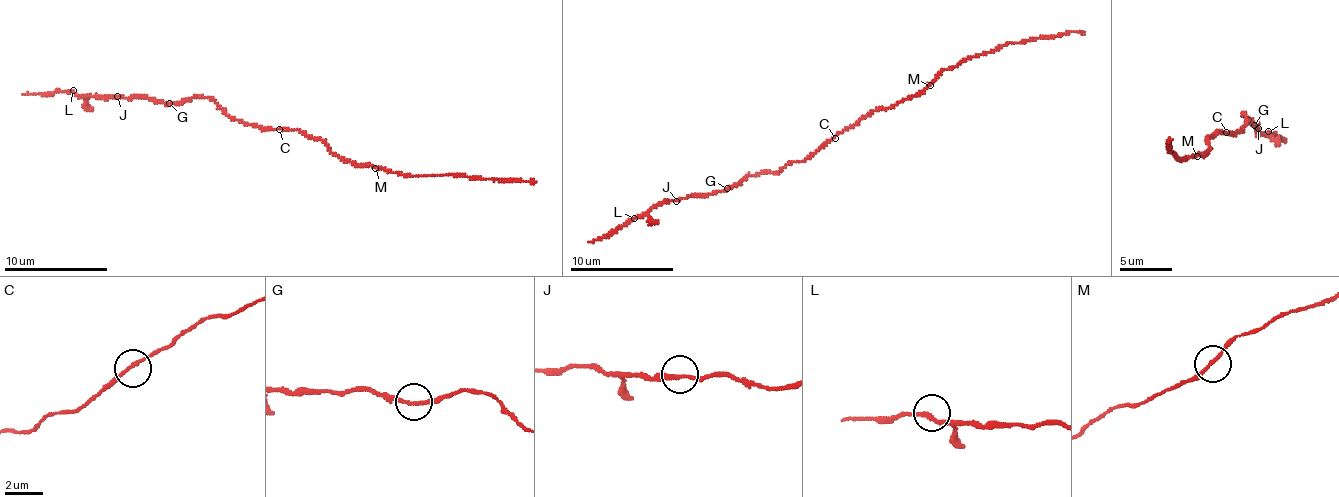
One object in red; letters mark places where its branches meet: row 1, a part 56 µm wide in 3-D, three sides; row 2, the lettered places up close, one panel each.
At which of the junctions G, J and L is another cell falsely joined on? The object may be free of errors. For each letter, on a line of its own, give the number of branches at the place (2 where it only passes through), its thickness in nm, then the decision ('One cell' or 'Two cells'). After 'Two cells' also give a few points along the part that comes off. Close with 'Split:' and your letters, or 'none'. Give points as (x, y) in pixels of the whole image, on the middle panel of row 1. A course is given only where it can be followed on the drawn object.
G: Branches: 2. Thickness 180 nm. One cell
J: Branches: 2. Thickness 180 nm. One cell
L: Branches: 2. Thickness 180 nm. One cell
Split: none

